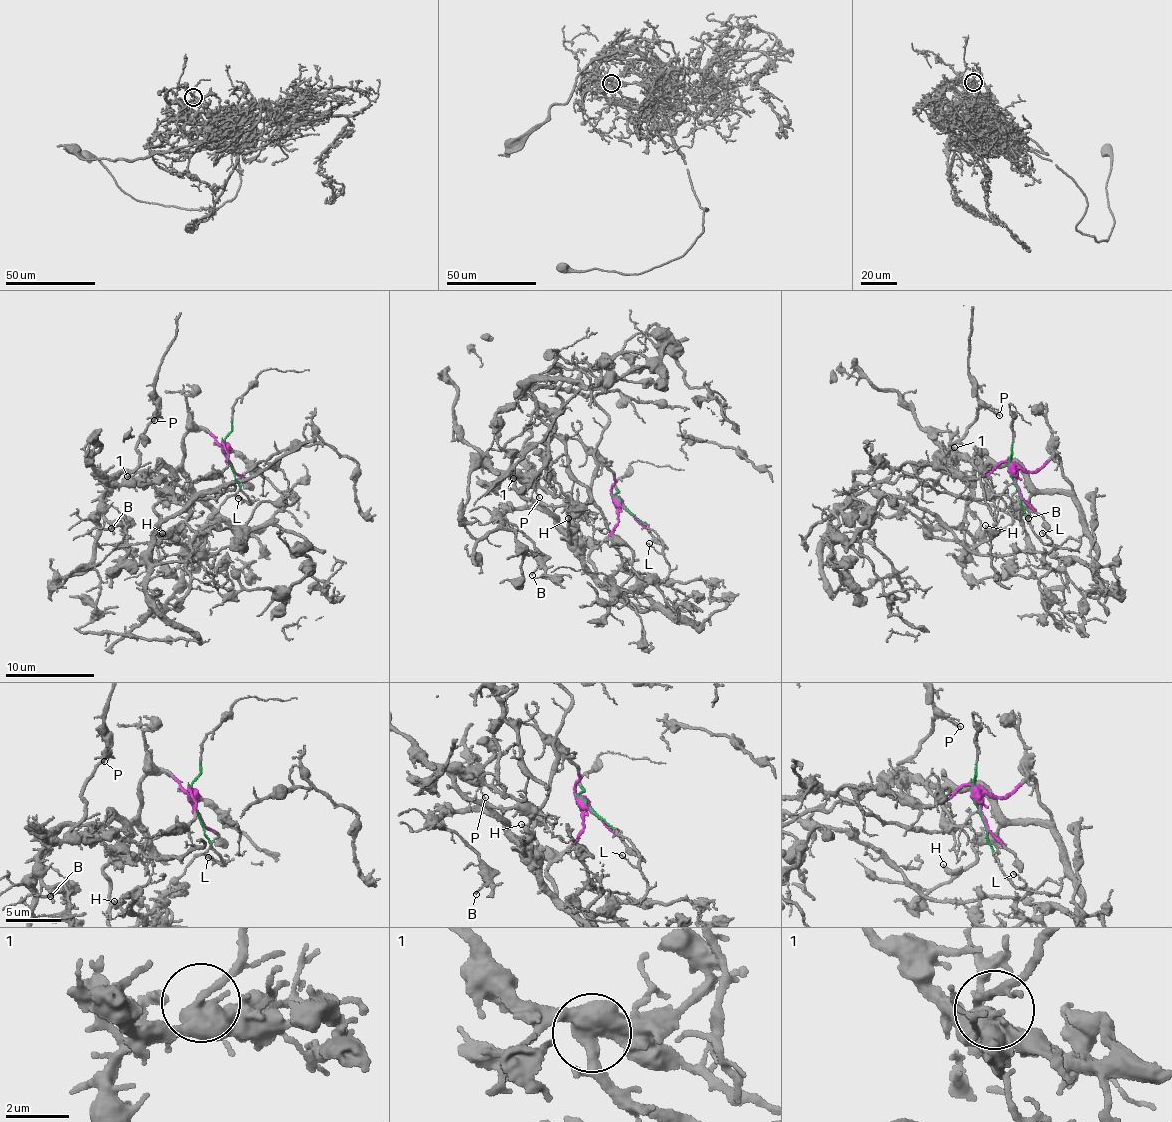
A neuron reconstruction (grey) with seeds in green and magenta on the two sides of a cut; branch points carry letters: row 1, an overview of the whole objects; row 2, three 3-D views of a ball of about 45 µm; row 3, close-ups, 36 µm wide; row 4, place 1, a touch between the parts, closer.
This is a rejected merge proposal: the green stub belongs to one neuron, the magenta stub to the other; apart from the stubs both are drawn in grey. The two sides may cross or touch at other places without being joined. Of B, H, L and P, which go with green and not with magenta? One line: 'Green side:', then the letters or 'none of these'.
Green side: L

